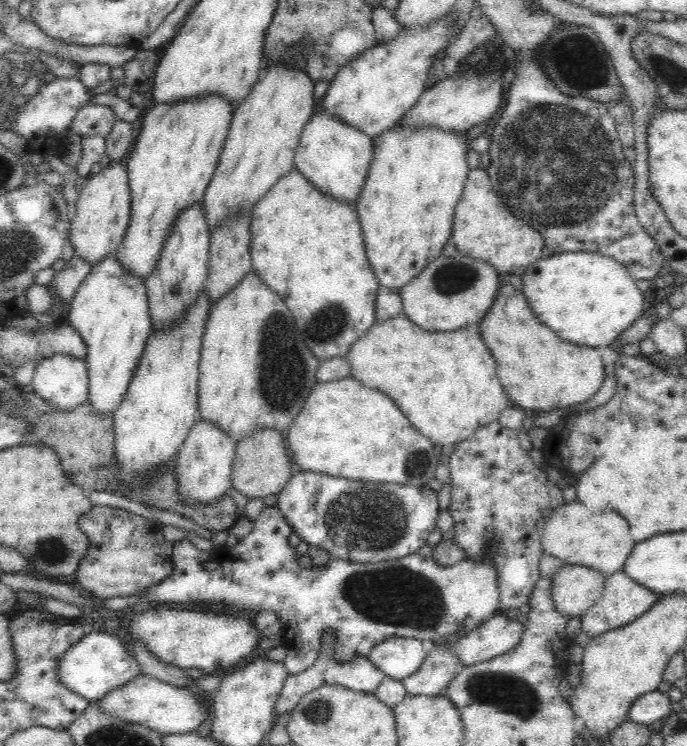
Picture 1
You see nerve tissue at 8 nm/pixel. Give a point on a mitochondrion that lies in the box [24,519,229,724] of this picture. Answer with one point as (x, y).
(50, 552)

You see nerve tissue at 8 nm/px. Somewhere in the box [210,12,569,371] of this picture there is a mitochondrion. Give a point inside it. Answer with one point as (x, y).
(303, 44)

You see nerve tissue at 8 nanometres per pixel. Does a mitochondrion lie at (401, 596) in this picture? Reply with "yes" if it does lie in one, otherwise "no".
yes

